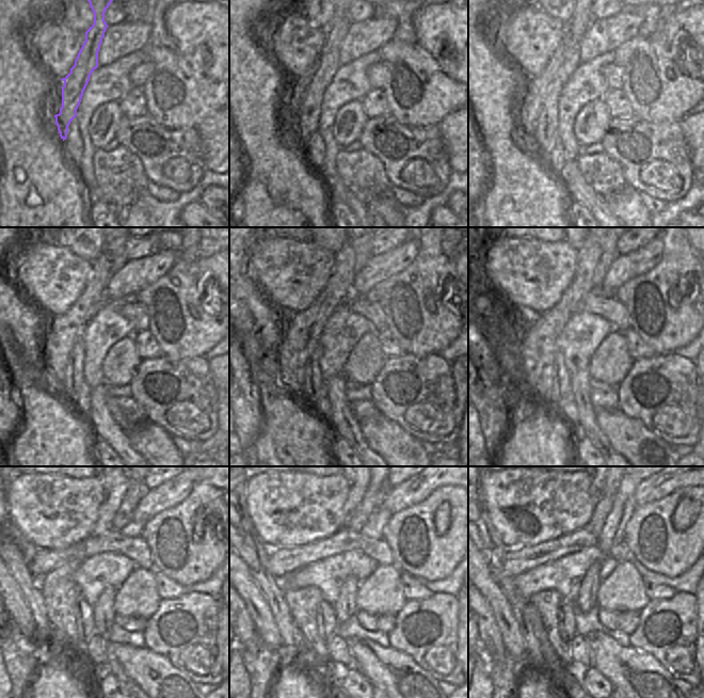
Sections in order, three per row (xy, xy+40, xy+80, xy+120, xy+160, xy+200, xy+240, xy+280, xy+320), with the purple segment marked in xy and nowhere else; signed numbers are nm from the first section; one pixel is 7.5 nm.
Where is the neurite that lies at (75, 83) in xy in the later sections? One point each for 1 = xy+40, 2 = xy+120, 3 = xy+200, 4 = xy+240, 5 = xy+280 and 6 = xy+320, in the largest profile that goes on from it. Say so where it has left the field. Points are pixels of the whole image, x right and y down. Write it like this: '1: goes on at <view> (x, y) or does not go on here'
1: goes on at xy+40 (334, 33)
2: goes on at xy+120 (74, 378)
3: goes on at xy+200 (562, 386)
4: goes on at xy+240 (84, 612)
5: goes on at xy+280 (326, 621)
6: goes on at xy+320 (566, 622)

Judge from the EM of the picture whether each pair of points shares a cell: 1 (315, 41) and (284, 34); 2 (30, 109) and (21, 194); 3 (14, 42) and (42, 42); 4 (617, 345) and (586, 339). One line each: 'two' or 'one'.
1: one
2: one
3: two
4: two

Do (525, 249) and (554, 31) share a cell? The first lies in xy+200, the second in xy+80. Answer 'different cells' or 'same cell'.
same cell

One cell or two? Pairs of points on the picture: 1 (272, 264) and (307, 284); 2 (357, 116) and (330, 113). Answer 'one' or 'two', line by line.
1: one
2: two

